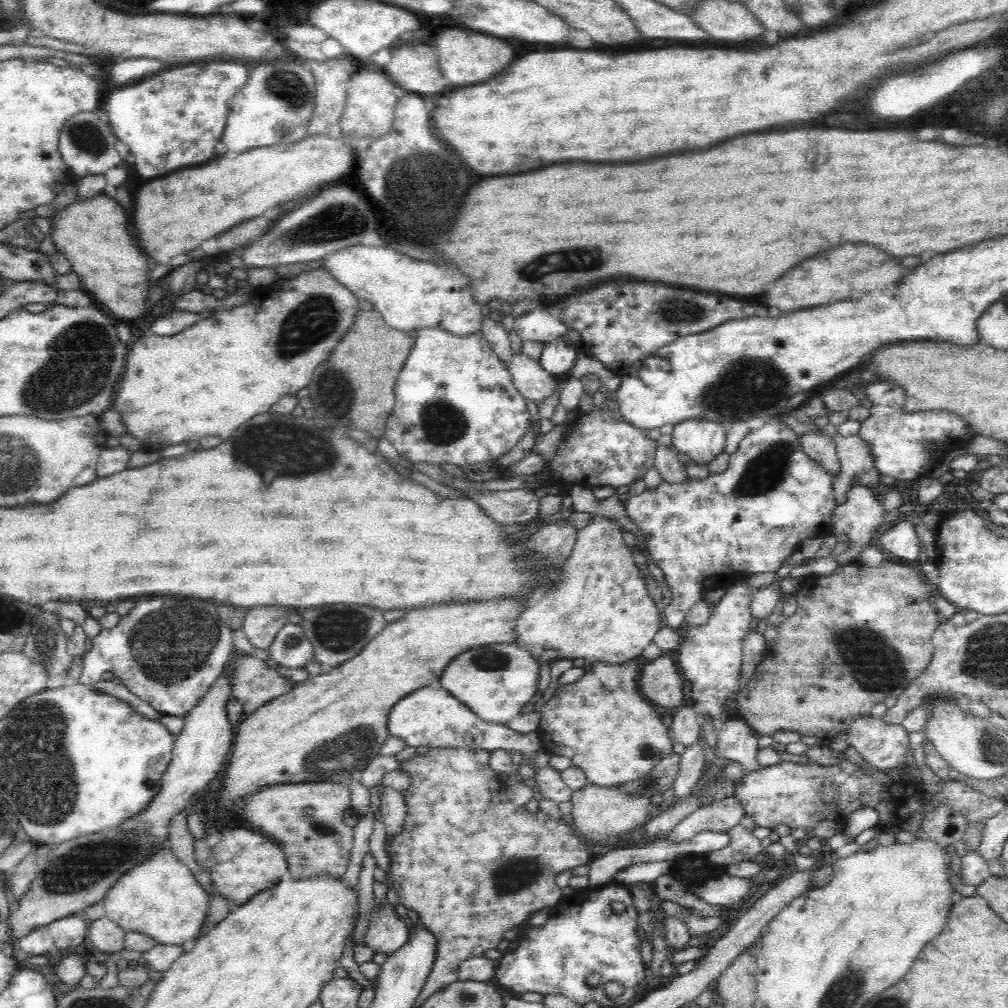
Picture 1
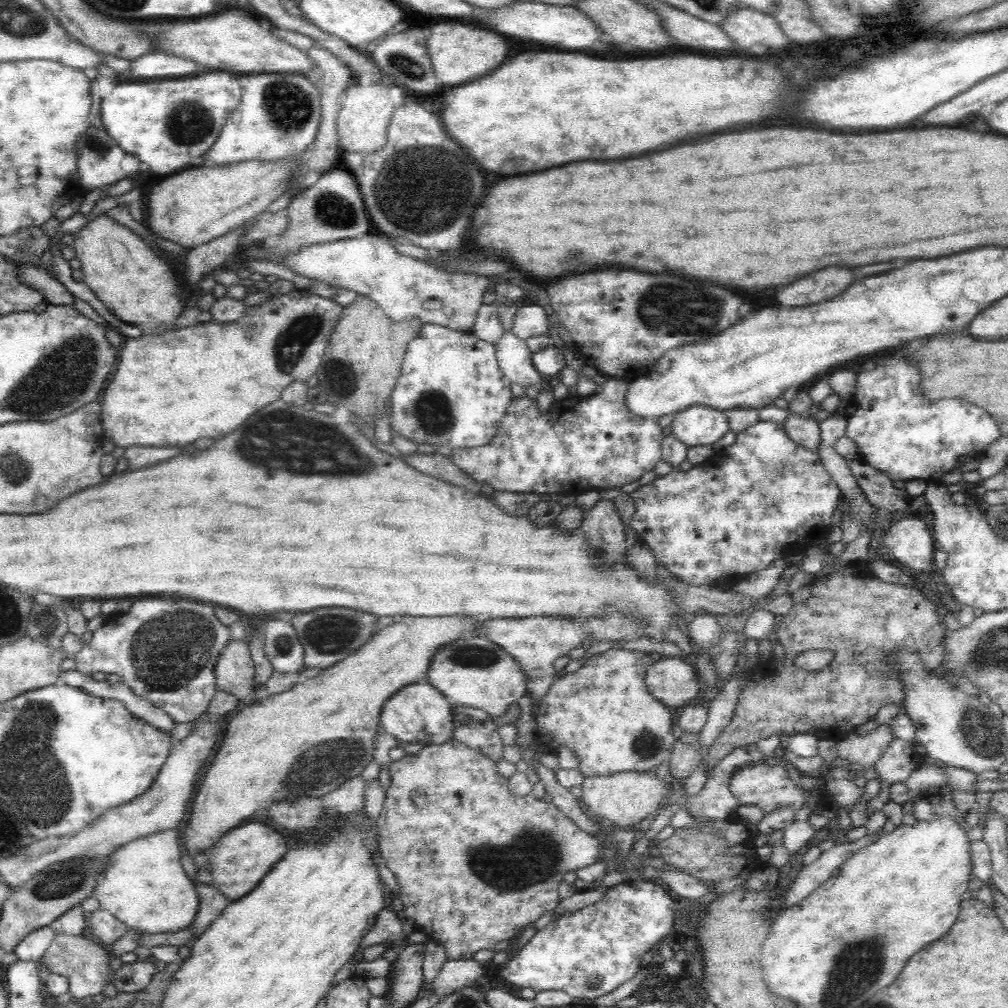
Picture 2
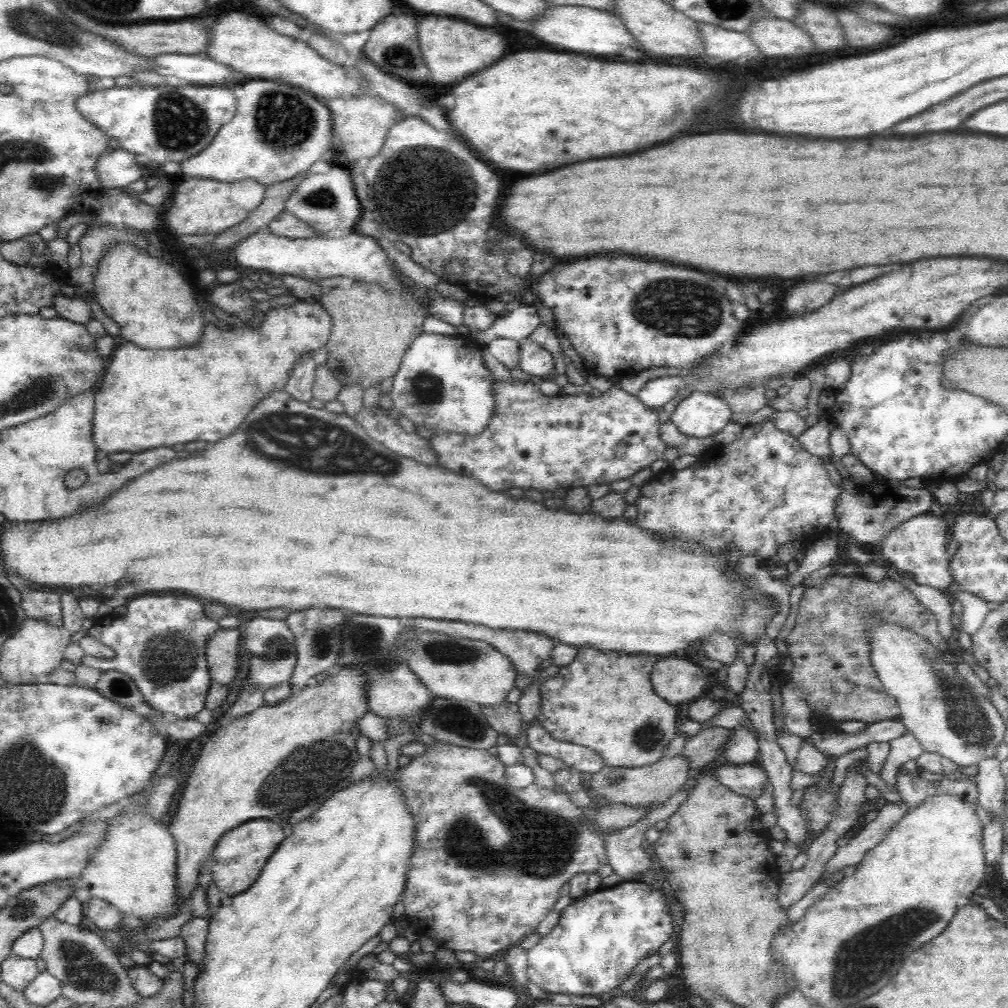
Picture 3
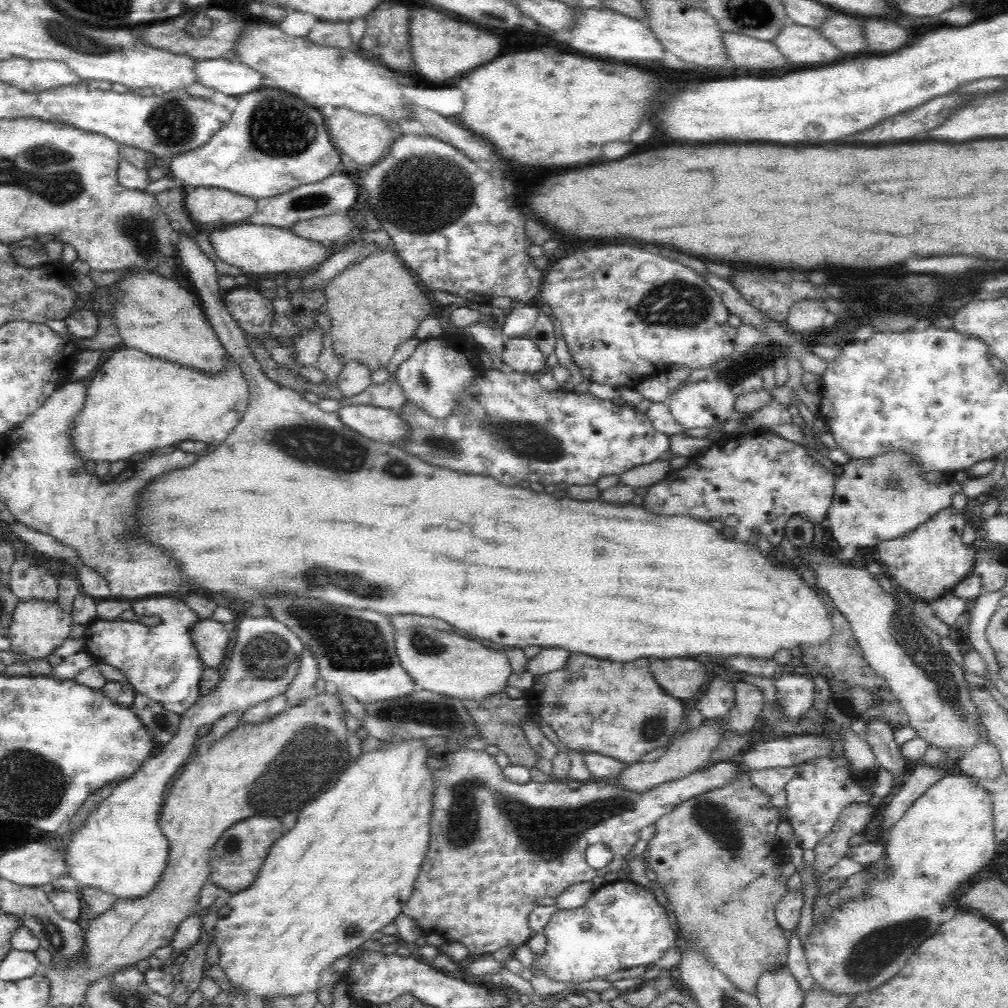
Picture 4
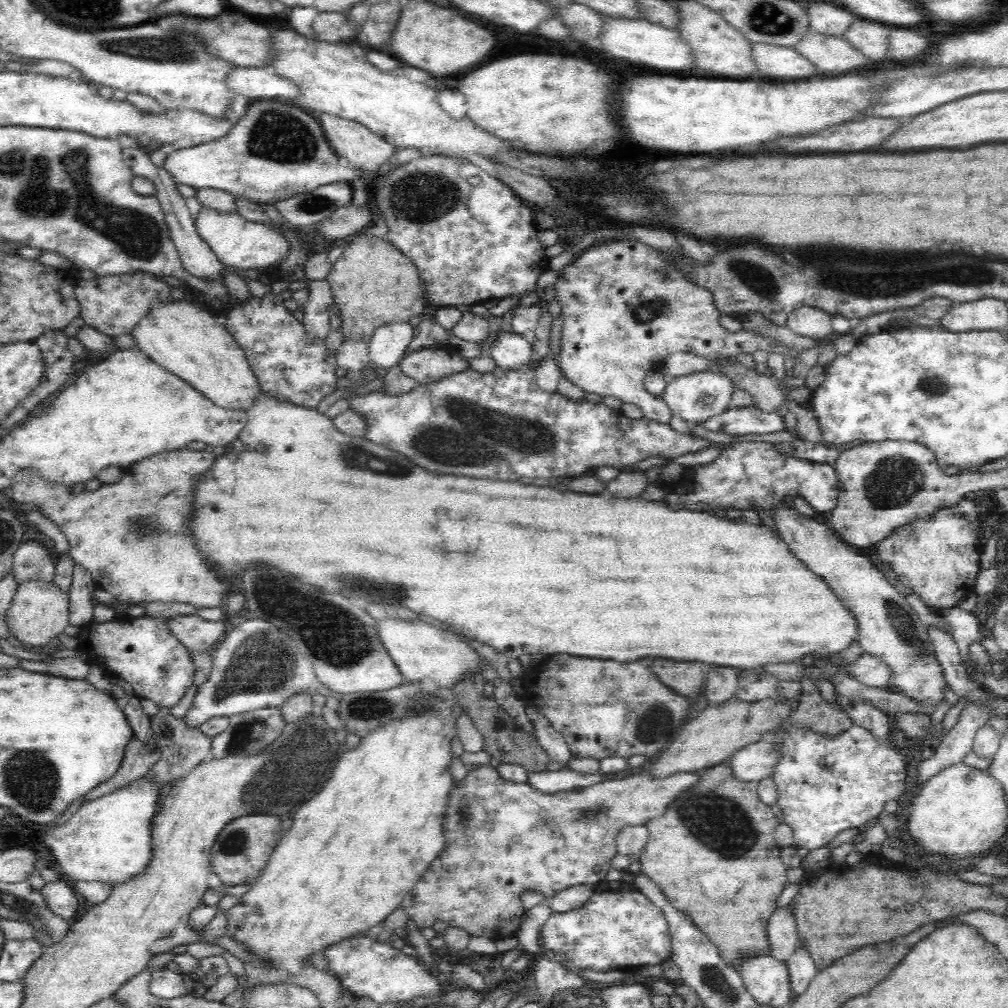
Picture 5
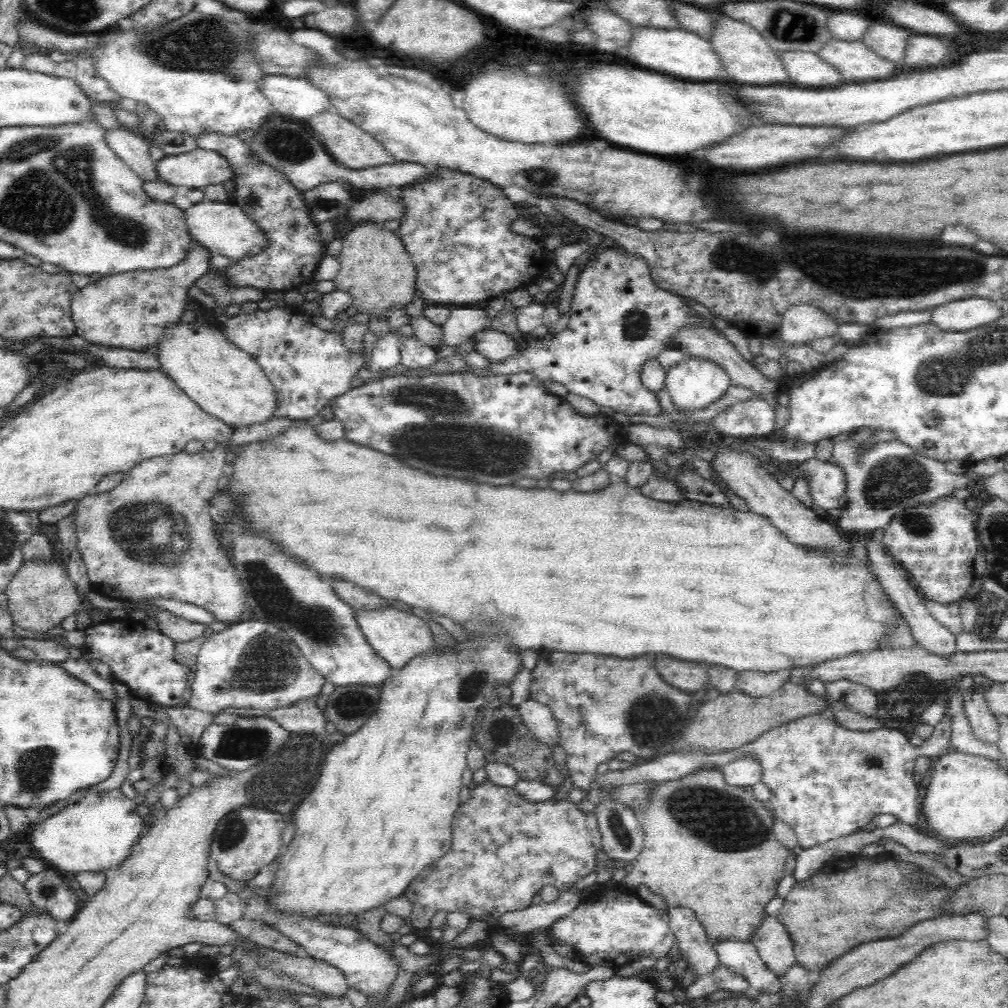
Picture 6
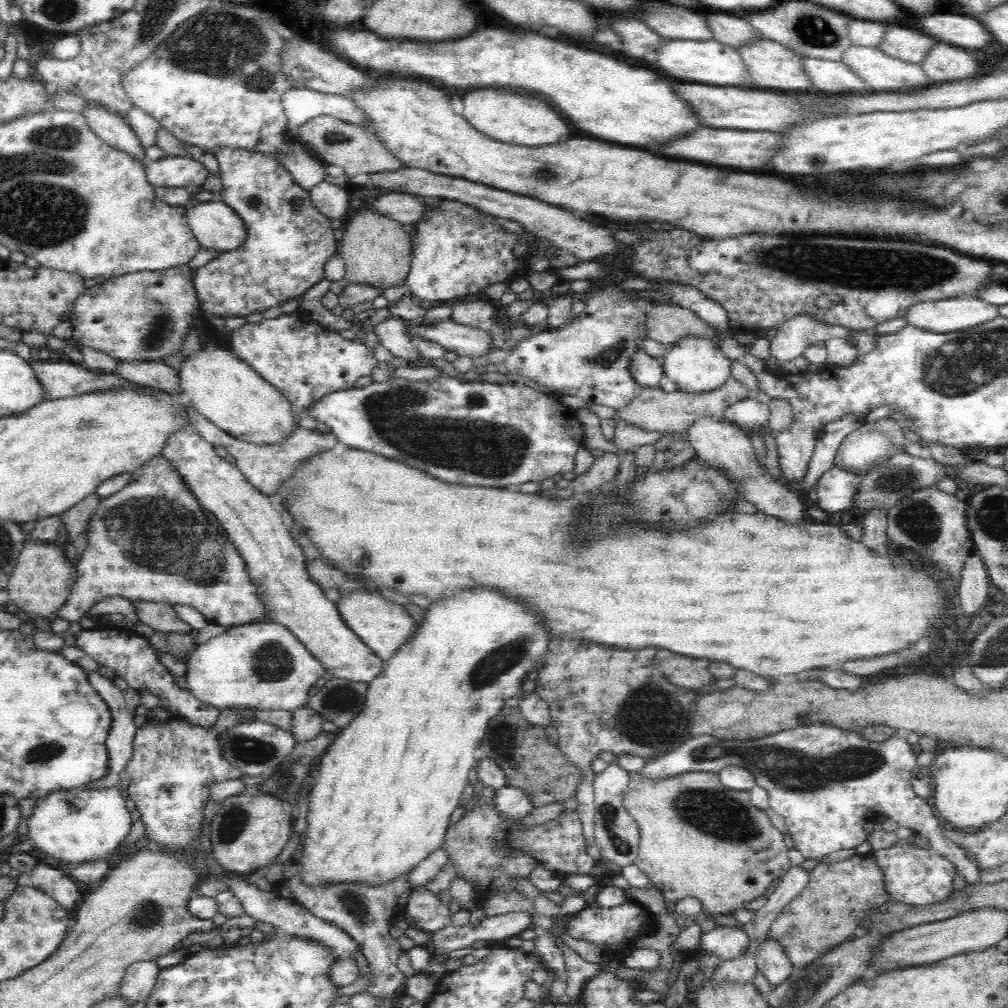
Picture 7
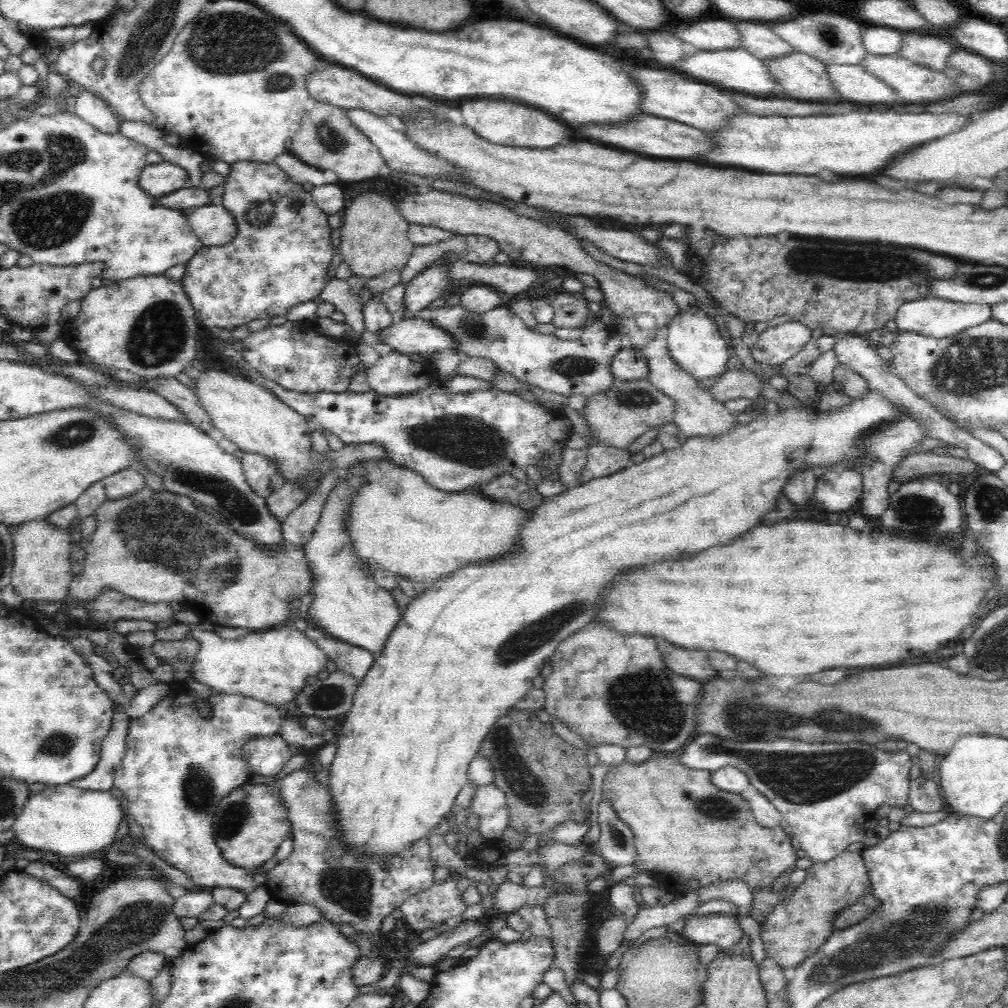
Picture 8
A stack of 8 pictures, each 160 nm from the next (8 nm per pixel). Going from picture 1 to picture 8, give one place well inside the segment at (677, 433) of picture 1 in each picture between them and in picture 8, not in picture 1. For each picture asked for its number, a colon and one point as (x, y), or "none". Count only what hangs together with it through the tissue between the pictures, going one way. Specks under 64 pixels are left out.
2: (698, 425)
3: (701, 414)
4: (704, 404)
5: (695, 398)
6: (695, 384)
7: (695, 365)
8: (694, 343)

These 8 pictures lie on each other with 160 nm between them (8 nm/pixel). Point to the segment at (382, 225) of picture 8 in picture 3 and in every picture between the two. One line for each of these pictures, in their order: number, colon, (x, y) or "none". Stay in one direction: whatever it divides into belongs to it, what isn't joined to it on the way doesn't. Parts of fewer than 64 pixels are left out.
3: (371, 331)
4: (373, 307)
5: (373, 284)
6: (375, 269)
7: (376, 252)

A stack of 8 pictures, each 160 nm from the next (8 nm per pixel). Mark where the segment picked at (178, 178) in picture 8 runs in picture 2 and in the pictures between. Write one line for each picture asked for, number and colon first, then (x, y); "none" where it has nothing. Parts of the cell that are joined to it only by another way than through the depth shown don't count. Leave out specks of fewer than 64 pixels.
2: (278, 114)
3: (278, 129)
4: (274, 141)
5: (274, 150)
6: (198, 168)
7: (179, 171)

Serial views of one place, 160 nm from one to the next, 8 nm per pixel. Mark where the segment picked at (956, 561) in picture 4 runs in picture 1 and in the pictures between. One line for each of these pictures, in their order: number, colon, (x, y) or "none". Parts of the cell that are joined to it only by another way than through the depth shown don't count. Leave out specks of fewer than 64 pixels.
1: (900, 542)
2: (909, 541)
3: (918, 546)

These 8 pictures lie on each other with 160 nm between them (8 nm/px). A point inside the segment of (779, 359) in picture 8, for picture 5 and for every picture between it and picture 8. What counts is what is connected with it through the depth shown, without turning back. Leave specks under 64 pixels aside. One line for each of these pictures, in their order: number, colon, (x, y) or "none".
5: (810, 322)
6: (802, 323)
7: (796, 334)

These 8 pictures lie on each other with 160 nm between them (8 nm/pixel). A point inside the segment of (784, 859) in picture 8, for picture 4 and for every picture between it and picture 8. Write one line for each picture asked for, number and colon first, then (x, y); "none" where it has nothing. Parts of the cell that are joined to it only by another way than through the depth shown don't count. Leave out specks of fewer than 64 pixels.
4: (717, 856)
5: (713, 854)
6: (727, 879)
7: (732, 854)

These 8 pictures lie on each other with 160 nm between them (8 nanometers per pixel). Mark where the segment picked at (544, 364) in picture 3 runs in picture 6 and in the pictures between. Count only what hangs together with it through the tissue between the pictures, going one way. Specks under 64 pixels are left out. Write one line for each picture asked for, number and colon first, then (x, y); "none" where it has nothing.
4: (522, 355)
5: (511, 351)
6: (496, 346)

